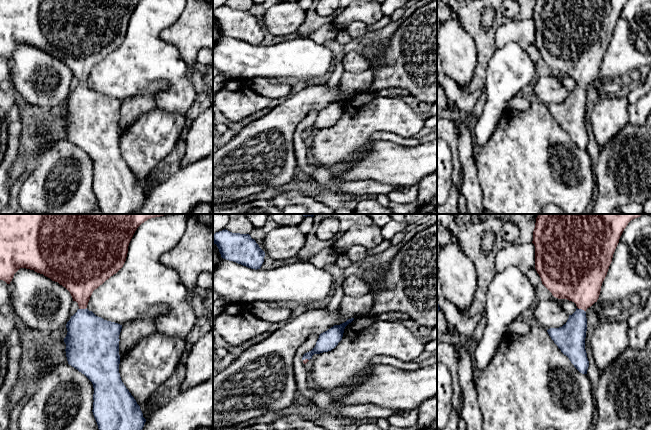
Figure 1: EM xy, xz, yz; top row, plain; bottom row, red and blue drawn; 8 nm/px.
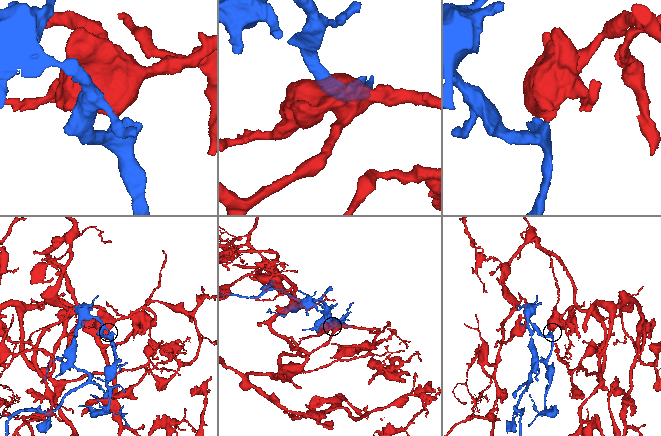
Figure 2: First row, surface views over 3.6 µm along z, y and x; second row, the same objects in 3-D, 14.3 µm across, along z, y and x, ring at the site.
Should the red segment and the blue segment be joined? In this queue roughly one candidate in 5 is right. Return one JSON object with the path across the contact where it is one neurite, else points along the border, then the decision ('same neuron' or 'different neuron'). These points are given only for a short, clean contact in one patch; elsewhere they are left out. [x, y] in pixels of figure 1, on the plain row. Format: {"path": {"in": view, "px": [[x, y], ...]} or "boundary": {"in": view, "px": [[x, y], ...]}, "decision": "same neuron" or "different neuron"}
{"path": {"in": "xy", "px": [[80, 53], [82, 84], [84, 104], [90, 114]]}, "decision": "same neuron"}

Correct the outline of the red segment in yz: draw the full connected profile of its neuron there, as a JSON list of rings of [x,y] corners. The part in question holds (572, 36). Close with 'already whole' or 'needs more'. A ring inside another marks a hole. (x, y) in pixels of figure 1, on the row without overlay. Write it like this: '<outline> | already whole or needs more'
[[[535,0],[533,17],[535,22],[535,45],[542,60],[558,75],[567,75],[576,80],[577,85],[569,91],[567,98],[559,104],[547,106],[549,112],[566,131],[574,143],[582,150],[587,150],[589,137],[585,126],[587,107],[586,86],[597,78],[602,59],[612,38],[619,15],[628,0]]] | needs more

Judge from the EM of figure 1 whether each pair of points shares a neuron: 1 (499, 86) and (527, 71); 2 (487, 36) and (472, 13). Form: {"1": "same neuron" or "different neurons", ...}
{"1": "same neuron", "2": "same neuron"}

